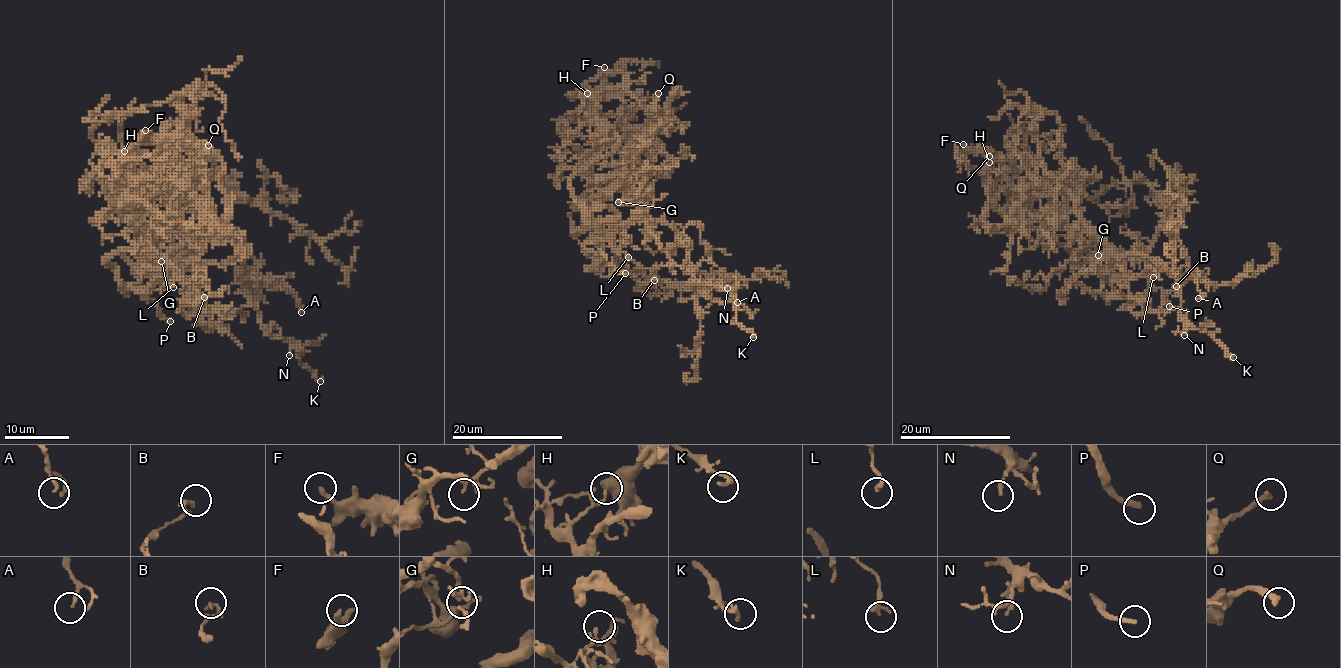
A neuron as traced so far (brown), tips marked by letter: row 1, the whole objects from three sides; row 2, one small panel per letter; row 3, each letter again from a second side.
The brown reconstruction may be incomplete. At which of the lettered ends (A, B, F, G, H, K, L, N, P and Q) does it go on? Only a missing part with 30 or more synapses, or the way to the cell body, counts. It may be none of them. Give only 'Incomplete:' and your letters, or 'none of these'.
Incomplete: P

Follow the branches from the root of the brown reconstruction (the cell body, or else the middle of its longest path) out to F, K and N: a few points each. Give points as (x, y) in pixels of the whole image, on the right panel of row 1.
F: (1118, 254), (1085, 222), (1069, 193), (1026, 195), (1016, 189), (1008, 170), (993, 153), (968, 149), (963, 144)
K: (1118, 254), (1153, 257), (1179, 284), (1180, 316), (1197, 328), (1206, 330), (1233, 357)
N: (1118, 254), (1118, 257), (1125, 257), (1136, 253), (1153, 257), (1176, 280), (1180, 288), (1184, 335)

